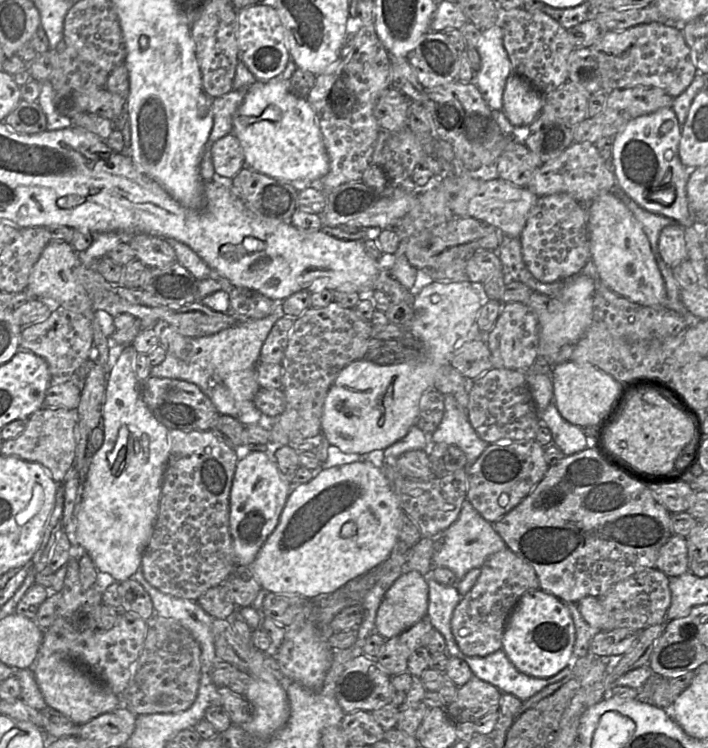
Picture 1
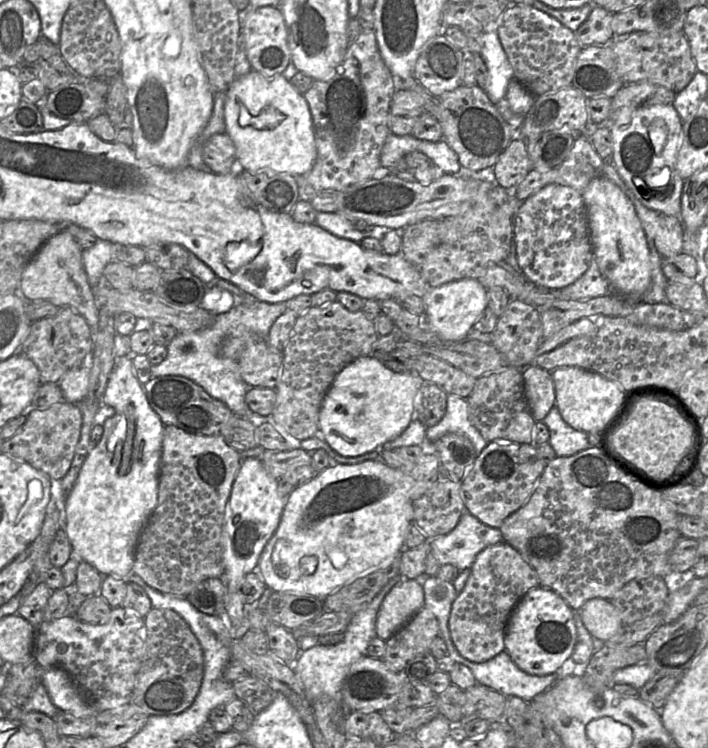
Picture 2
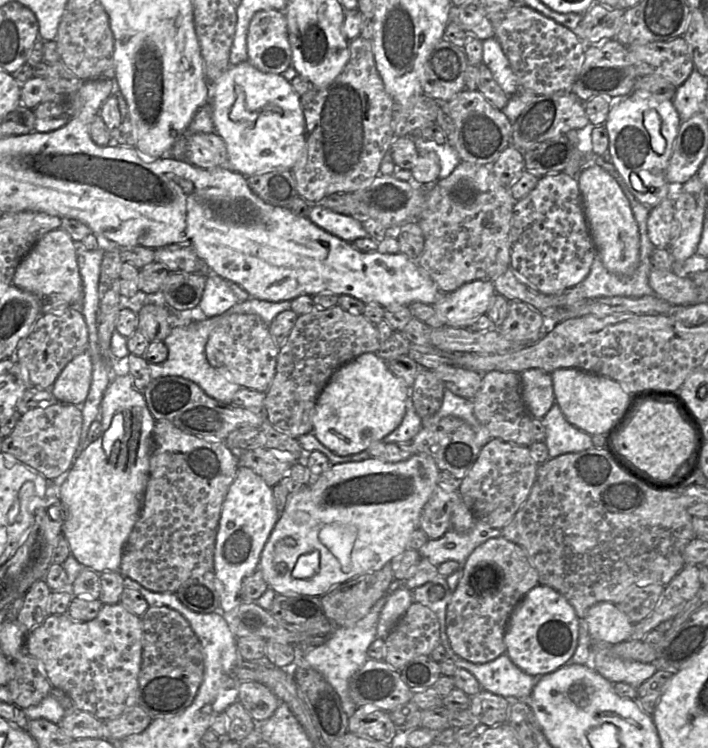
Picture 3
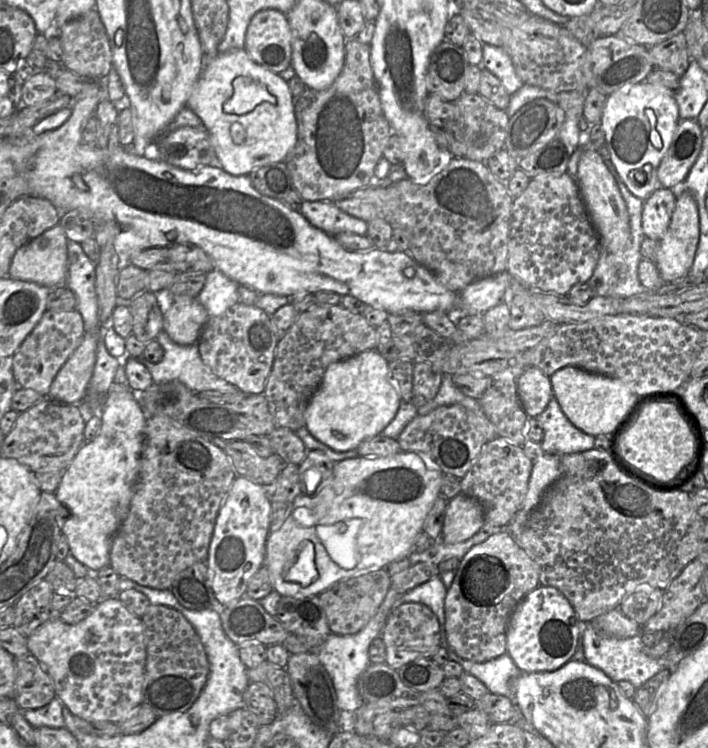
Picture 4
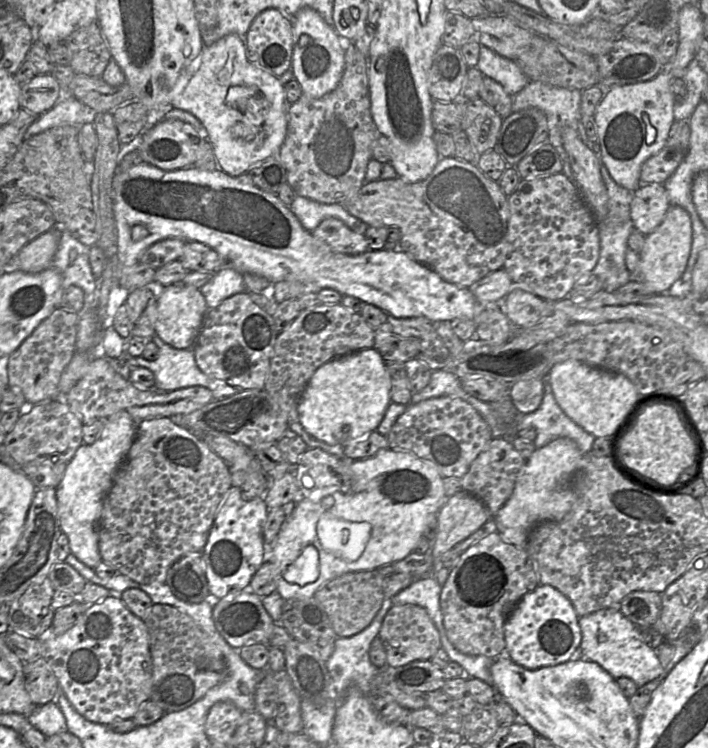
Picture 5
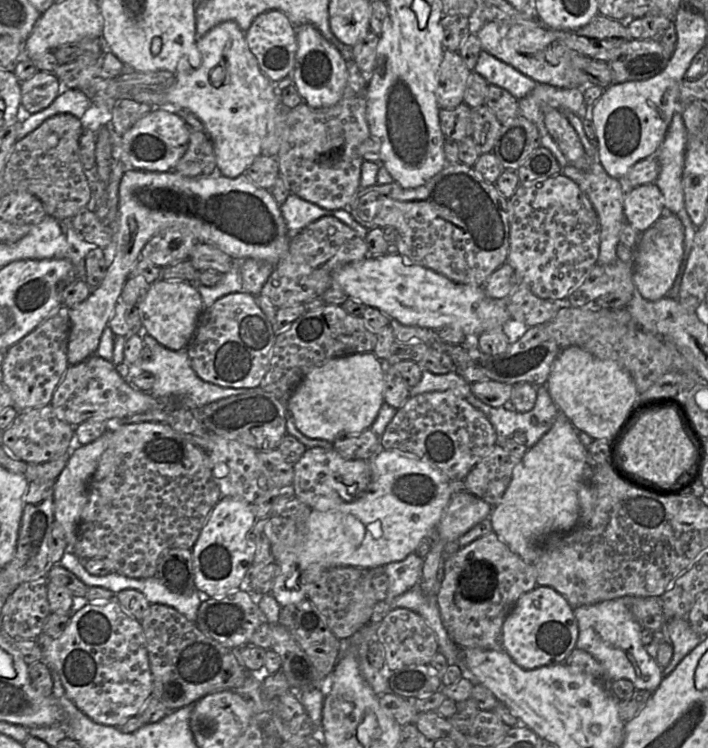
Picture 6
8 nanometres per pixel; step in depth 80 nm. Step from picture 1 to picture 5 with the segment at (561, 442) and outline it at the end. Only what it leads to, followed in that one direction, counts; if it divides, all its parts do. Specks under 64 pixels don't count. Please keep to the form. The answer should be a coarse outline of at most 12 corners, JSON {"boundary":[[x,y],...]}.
{"boundary":[[545,379],[540,406],[519,413],[517,433],[536,430],[536,449],[557,438],[574,441],[584,455],[595,437],[559,407]]}

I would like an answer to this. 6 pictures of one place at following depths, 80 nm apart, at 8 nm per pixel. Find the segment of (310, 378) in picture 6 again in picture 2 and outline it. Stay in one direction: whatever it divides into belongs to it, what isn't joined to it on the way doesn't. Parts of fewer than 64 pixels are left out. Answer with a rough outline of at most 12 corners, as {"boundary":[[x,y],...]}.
{"boundary":[[361,356],[334,378],[319,434],[361,456],[413,420],[425,382]]}

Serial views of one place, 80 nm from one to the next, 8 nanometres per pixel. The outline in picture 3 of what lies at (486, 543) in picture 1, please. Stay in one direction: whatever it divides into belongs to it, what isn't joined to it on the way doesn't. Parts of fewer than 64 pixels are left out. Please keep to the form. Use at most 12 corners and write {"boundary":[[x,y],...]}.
{"boundary":[[476,520],[468,532],[448,530],[418,552],[437,567],[462,566],[475,548],[501,529]]}

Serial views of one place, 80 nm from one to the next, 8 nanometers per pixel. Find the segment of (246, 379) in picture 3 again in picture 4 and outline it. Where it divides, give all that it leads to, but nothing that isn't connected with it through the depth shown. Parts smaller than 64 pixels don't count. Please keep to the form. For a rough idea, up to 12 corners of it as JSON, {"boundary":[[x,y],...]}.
{"boundary":[[240,302],[209,317],[202,362],[245,394],[263,394],[278,337]]}

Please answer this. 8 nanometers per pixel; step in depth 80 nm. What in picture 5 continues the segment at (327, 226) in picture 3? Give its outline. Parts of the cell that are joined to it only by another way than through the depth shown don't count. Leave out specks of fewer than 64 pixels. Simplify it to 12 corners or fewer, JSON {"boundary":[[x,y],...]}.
{"boundary":[[296,195],[289,209],[312,232],[327,218],[365,235],[368,225],[342,204]]}

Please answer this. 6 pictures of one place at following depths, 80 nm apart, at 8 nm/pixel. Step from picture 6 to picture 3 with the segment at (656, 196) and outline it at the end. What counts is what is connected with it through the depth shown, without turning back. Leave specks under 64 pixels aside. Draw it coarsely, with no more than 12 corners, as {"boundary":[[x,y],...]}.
{"boundary":[[666,198],[650,208],[648,236],[669,249],[680,235],[675,203]]}

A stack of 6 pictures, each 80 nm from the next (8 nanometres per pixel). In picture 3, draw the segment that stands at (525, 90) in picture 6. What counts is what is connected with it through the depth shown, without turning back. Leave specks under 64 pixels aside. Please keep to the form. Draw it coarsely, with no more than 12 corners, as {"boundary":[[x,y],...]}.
{"boundary":[[495,36],[482,41],[482,63],[508,97],[518,79]]}

